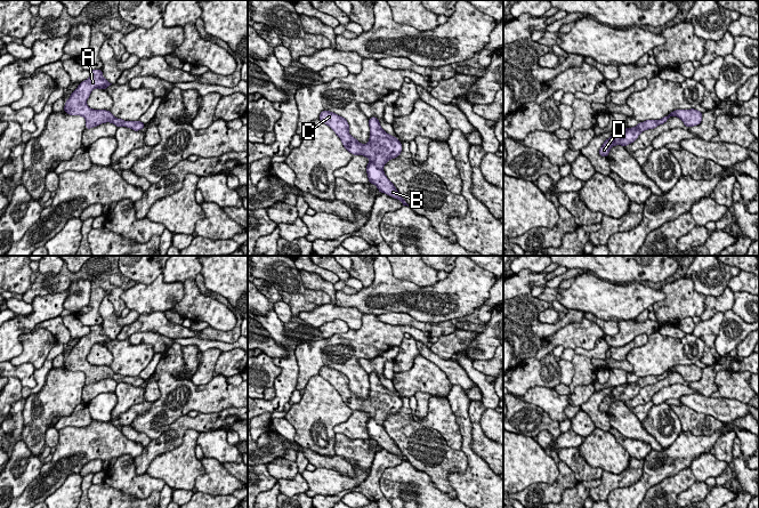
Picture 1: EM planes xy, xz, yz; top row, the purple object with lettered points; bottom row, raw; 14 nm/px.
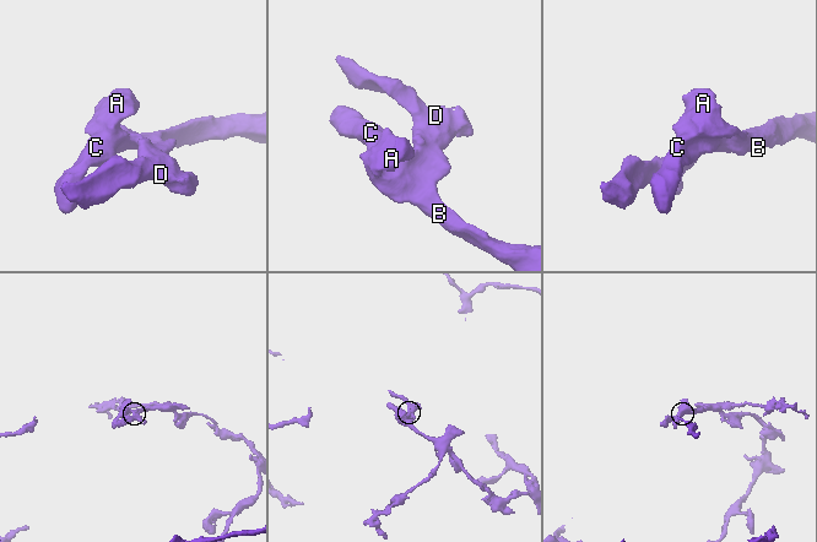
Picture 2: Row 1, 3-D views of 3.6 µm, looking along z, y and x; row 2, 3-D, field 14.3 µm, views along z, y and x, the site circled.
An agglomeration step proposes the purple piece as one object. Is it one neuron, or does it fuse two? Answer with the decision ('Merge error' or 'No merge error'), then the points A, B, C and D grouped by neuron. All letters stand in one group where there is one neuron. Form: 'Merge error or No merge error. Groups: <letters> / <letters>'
No merge error. Groups: A B C D

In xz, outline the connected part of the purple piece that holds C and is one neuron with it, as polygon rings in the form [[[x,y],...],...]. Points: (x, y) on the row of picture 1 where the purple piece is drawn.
[[[322,111],[318,119],[329,126],[340,138],[344,147],[353,155],[366,156],[370,162],[366,166],[366,174],[370,184],[374,184],[380,193],[385,193],[399,200],[403,205],[409,204],[402,197],[394,184],[383,172],[383,166],[388,160],[397,158],[403,147],[402,143],[394,136],[388,135],[380,126],[376,116],[369,119],[370,138],[368,144],[361,144],[349,132],[347,120],[333,112]]]

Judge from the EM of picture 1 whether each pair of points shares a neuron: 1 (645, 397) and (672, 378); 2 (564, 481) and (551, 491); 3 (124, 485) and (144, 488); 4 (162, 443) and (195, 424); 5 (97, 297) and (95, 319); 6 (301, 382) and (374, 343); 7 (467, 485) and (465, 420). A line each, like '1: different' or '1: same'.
1: same
2: same
3: same
4: same
5: same
6: same
7: same

